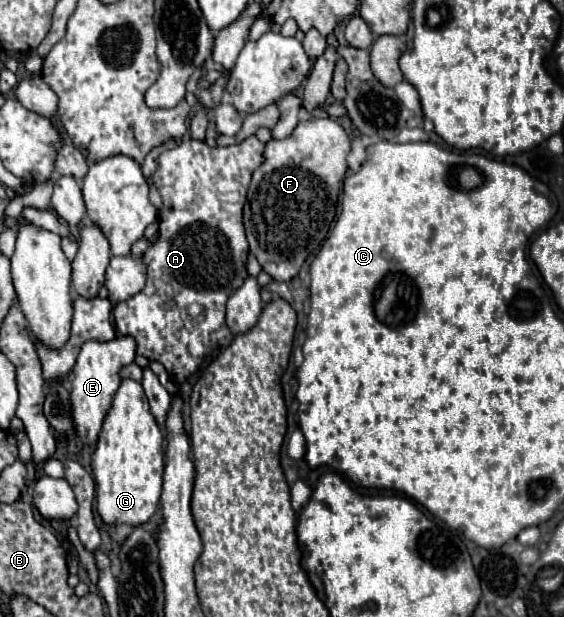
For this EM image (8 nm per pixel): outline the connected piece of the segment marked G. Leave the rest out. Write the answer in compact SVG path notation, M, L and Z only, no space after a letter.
M124 379L104 417L96 449L92 453L92 473L96 481L96 509L104 523L126 523L138 527L156 511L164 475L164 435L150 413L144 389L138 381Z

